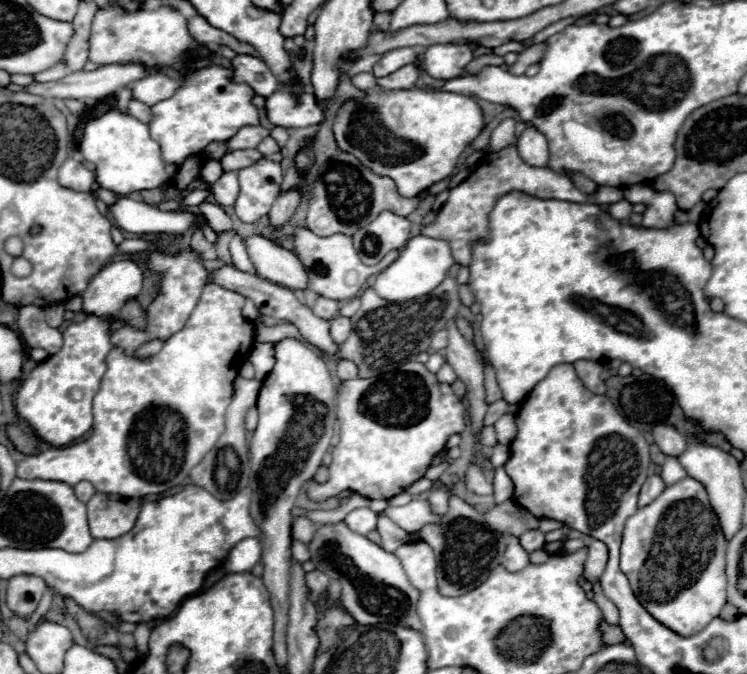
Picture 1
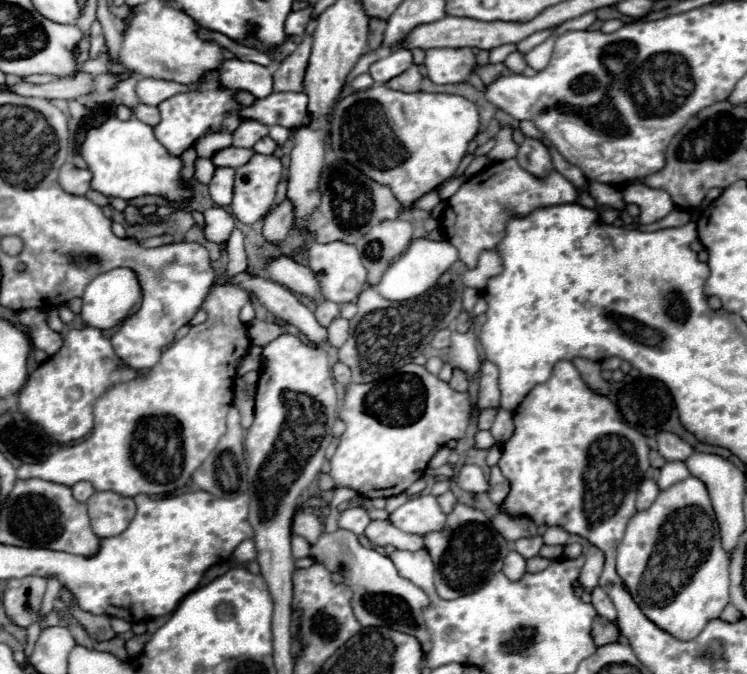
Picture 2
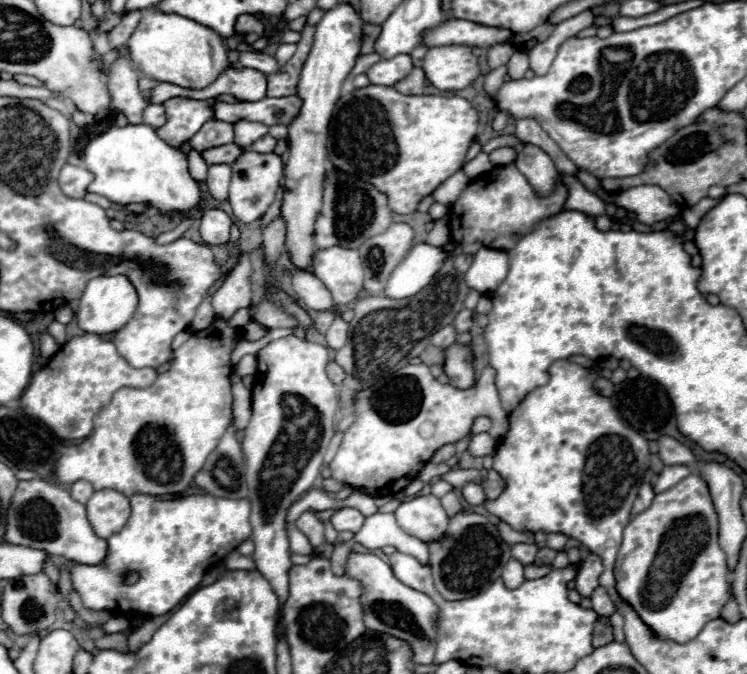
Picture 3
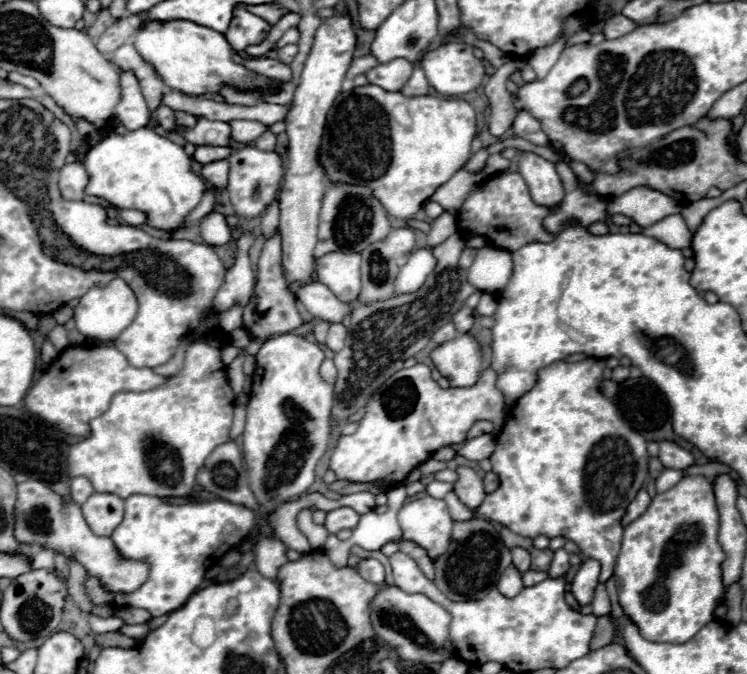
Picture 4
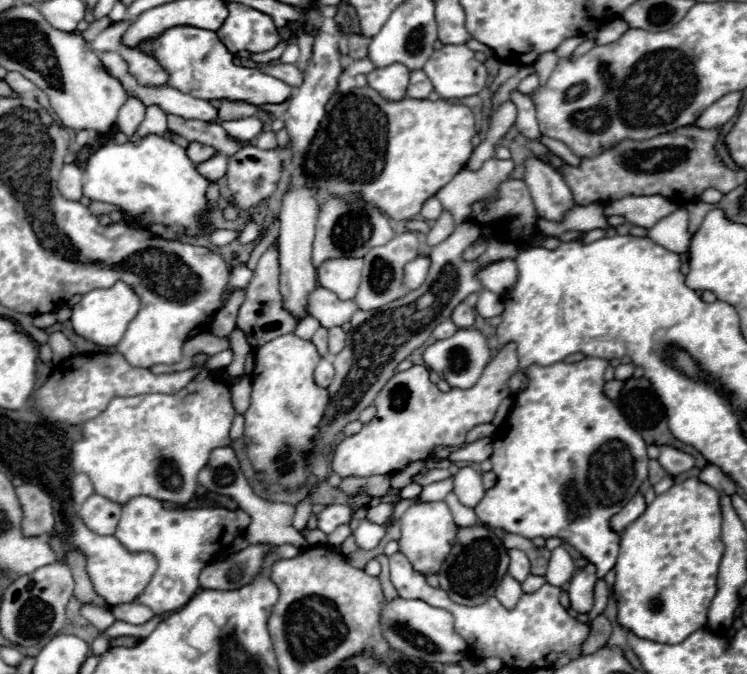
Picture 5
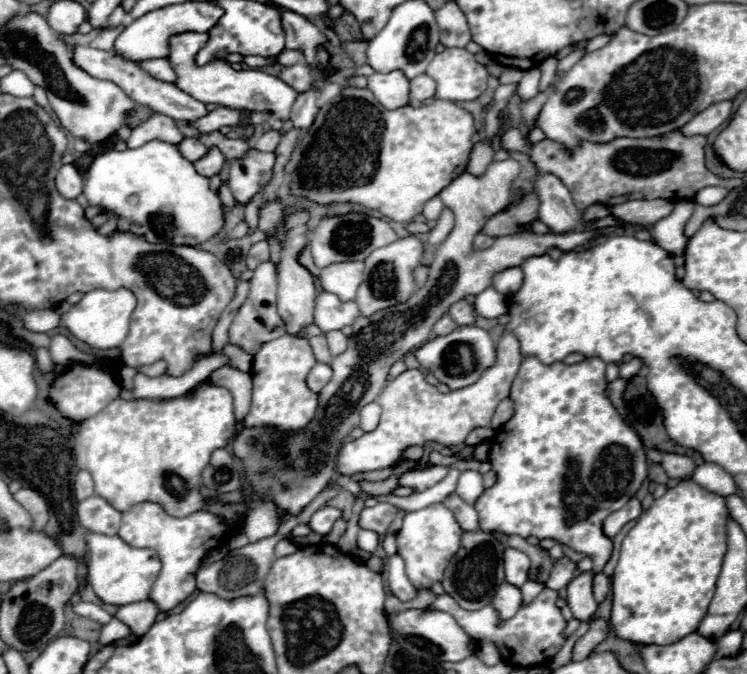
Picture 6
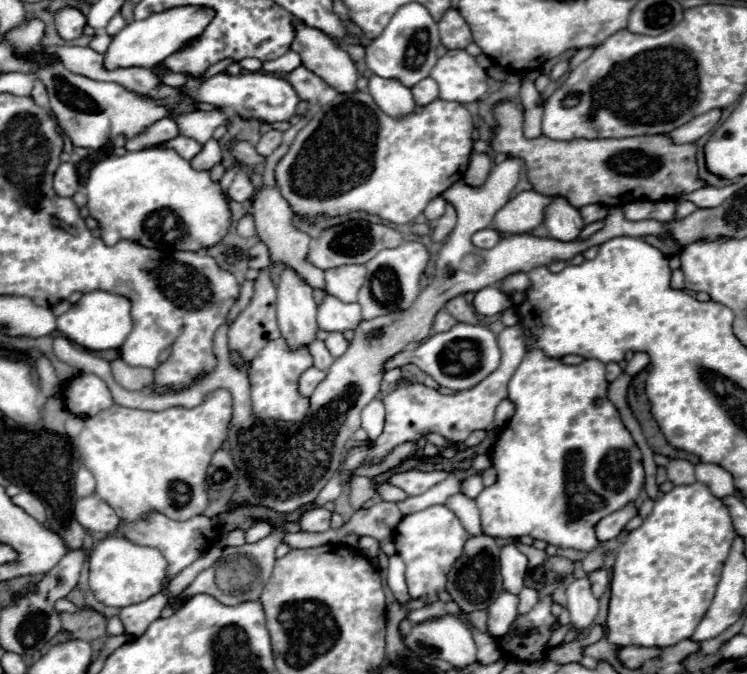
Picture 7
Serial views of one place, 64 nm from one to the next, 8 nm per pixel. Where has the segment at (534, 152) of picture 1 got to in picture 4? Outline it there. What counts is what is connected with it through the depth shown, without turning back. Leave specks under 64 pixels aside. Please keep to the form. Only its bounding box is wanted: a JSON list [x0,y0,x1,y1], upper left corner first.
[518,152,564,206]

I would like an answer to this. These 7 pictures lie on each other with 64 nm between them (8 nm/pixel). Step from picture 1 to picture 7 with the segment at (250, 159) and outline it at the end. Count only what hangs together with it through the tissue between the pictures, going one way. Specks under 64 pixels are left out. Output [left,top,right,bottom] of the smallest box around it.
[164,136,202,160]

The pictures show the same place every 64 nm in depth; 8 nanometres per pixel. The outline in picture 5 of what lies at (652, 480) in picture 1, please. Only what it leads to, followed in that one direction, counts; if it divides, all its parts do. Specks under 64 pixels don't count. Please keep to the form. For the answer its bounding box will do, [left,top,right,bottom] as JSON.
[612,494,646,532]

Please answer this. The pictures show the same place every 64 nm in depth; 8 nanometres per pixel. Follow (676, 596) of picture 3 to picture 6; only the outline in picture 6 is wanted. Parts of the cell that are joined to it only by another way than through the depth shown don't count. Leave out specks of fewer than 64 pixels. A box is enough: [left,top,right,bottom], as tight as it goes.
[612,480,728,644]

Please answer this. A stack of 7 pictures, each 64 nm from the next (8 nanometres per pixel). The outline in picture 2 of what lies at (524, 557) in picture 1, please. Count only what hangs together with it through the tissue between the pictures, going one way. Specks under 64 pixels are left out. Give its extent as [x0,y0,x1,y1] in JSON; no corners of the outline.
[502,550,526,580]

